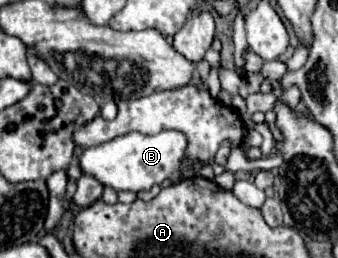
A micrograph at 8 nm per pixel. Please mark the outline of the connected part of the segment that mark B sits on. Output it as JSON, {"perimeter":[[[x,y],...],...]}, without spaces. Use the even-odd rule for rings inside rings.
{"perimeter":[[[164,130],[156,136],[130,132],[128,136],[118,136],[116,140],[86,148],[80,156],[80,166],[84,174],[92,174],[98,182],[112,186],[114,190],[150,190],[154,184],[162,184],[182,170],[188,162],[186,148],[188,138],[178,130]]]}

